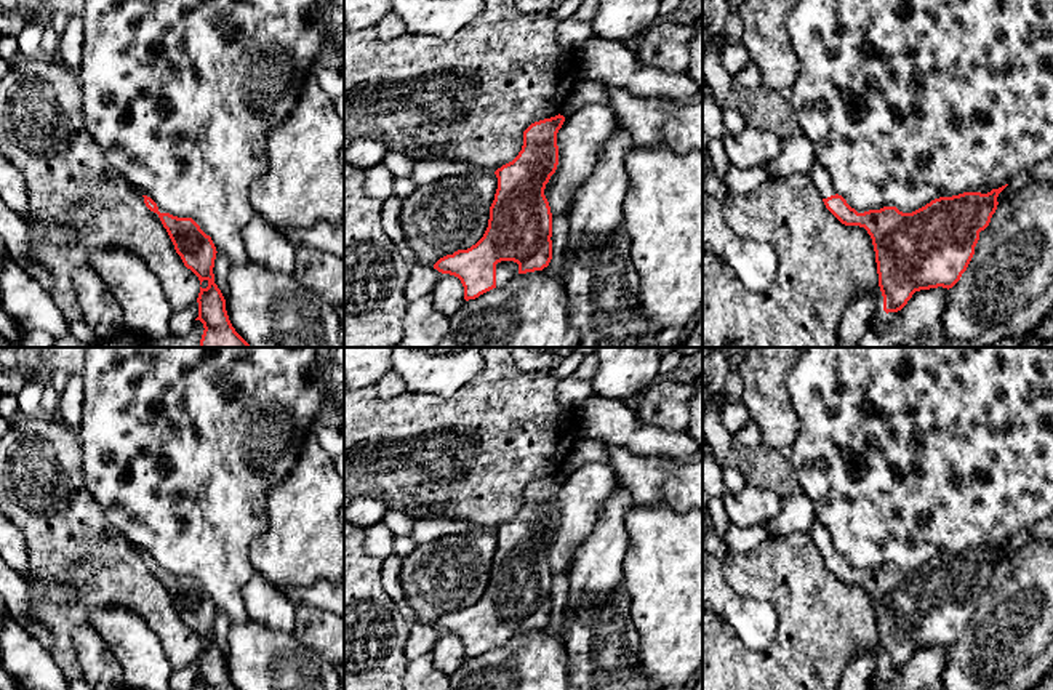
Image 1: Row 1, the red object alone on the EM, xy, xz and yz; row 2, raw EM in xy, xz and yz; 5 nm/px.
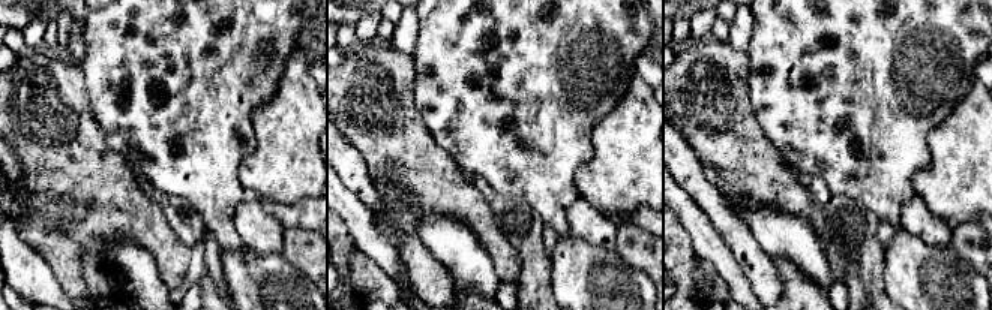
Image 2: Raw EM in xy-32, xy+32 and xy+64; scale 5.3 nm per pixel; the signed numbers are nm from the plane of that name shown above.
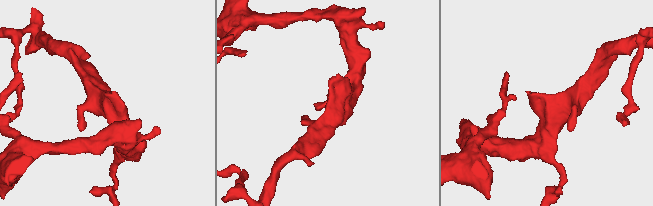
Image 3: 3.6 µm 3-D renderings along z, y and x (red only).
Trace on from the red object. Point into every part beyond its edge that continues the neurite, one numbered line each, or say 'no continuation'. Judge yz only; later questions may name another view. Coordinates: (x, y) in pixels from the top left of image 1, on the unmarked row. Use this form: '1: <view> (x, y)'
1: yz (821, 537)

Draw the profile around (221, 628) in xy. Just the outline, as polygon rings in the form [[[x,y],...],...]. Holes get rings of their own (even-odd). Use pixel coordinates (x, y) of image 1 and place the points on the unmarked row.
[[[216,612],[214,626],[213,626],[214,642],[221,648],[226,660],[227,660],[227,653],[229,653],[227,637],[229,637],[230,628],[232,628],[232,624],[230,624],[227,615],[222,612]]]

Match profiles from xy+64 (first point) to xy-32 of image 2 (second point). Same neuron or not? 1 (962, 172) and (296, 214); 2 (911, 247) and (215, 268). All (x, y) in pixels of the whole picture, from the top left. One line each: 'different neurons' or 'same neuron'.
1: different neurons
2: different neurons

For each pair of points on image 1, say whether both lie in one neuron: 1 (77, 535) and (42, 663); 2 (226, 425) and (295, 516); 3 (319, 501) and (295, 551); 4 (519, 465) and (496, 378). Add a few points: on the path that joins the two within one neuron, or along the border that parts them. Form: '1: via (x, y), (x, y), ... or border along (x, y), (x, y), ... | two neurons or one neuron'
1: border along (50, 653), (63, 673) | two neurons
2: border along (298, 458), (290, 473), (268, 493), (268, 524) | two neurons
3: via (306, 514), (304, 538) | one neuron
4: via (501, 444), (500, 399) | one neuron

